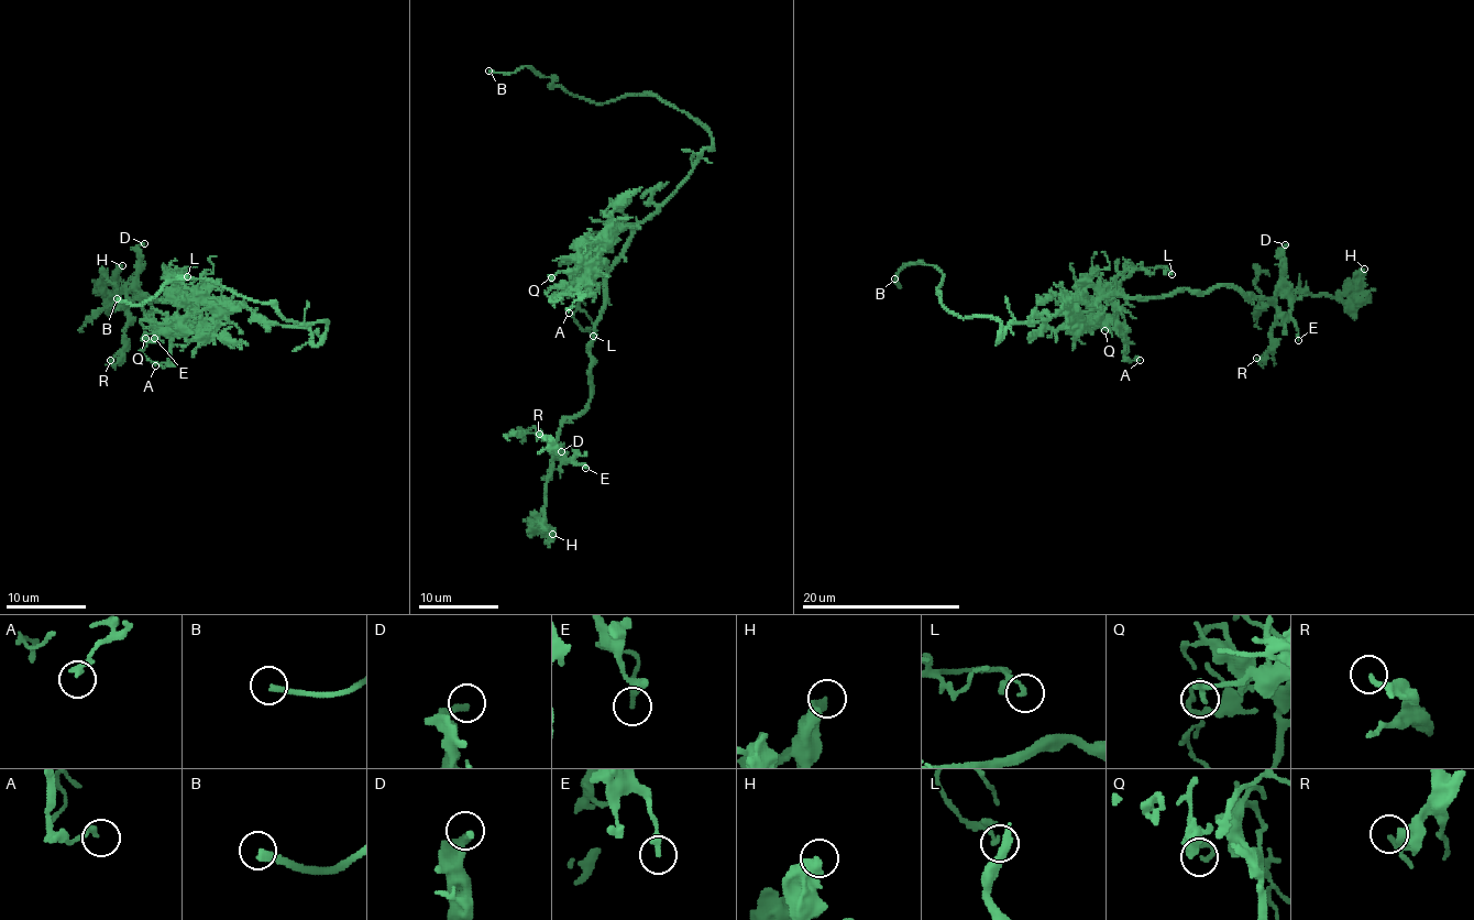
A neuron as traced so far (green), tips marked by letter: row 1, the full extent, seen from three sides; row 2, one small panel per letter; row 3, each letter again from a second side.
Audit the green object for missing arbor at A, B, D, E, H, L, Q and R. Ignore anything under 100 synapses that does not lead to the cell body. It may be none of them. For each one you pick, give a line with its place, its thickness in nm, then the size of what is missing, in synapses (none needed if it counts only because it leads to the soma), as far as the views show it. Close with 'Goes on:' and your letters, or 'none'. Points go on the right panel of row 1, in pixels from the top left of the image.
B: Place: (894, 278). Thickness 280 nm
Goes on: B

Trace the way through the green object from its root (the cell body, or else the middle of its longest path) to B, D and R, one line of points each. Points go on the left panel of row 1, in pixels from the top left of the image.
B: (256, 314), (304, 326), (316, 344), (328, 321), (294, 322), (205, 278), (169, 280), (141, 304), (117, 298)
D: (256, 314), (240, 305), (223, 308), (190, 299), (175, 285), (158, 298), (132, 299), (127, 291), (144, 243)
R: (256, 314), (190, 299), (175, 285), (158, 298), (128, 305), (123, 351), (110, 360)

